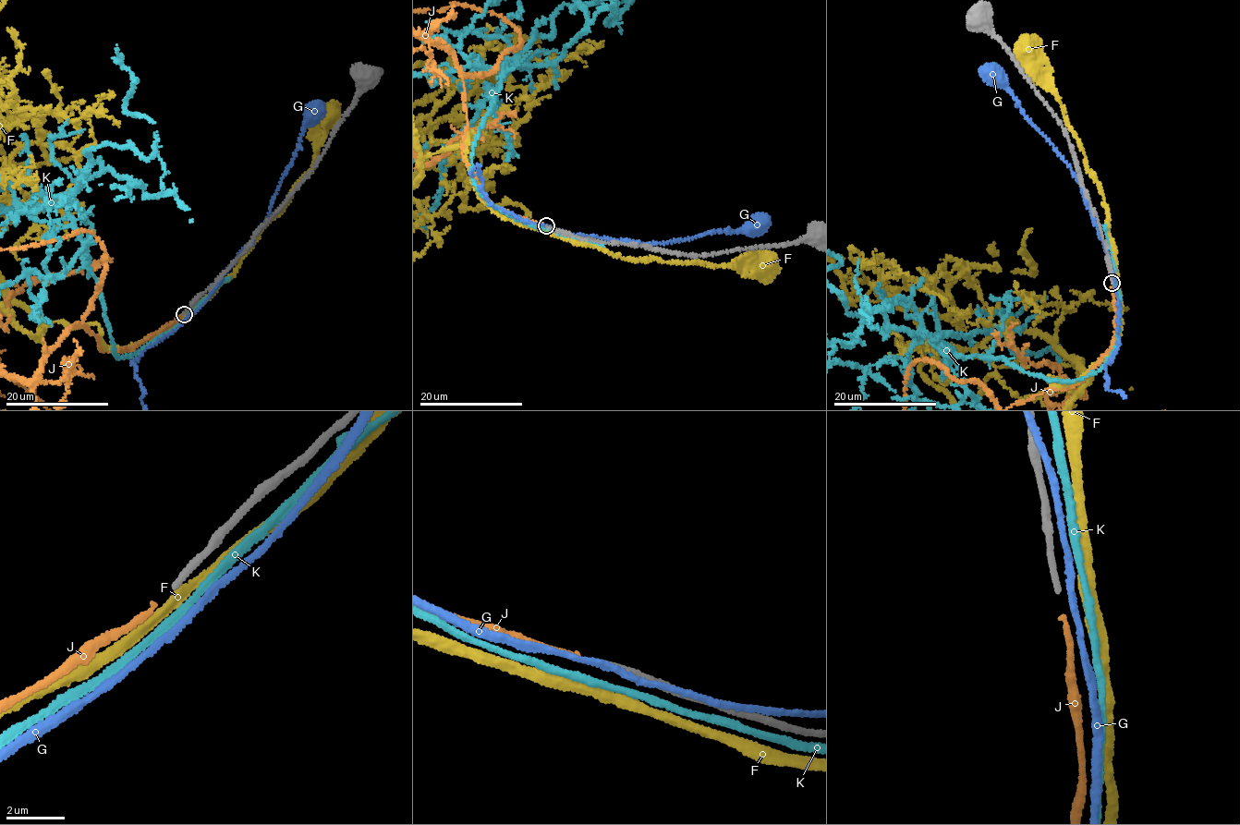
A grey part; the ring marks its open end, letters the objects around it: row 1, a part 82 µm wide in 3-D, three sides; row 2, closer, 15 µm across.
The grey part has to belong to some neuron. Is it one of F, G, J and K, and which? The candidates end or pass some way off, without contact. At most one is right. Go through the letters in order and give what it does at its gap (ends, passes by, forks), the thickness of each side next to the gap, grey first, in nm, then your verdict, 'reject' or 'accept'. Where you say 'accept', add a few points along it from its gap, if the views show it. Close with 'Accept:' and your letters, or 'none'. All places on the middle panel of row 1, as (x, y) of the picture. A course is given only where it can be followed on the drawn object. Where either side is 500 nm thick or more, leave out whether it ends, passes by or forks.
F: it passes by; 200 nm thick on the grey side, 320 nm on the other; reject
G: it passes by; 200 nm thick on the grey side, 240 nm on the other; reject
J: it ends there; 200 nm thick on the grey side, 200 nm on the other; accept
K: it passes by; 200 nm thick on the grey side, 280 nm on the other; reject
Accept: J

